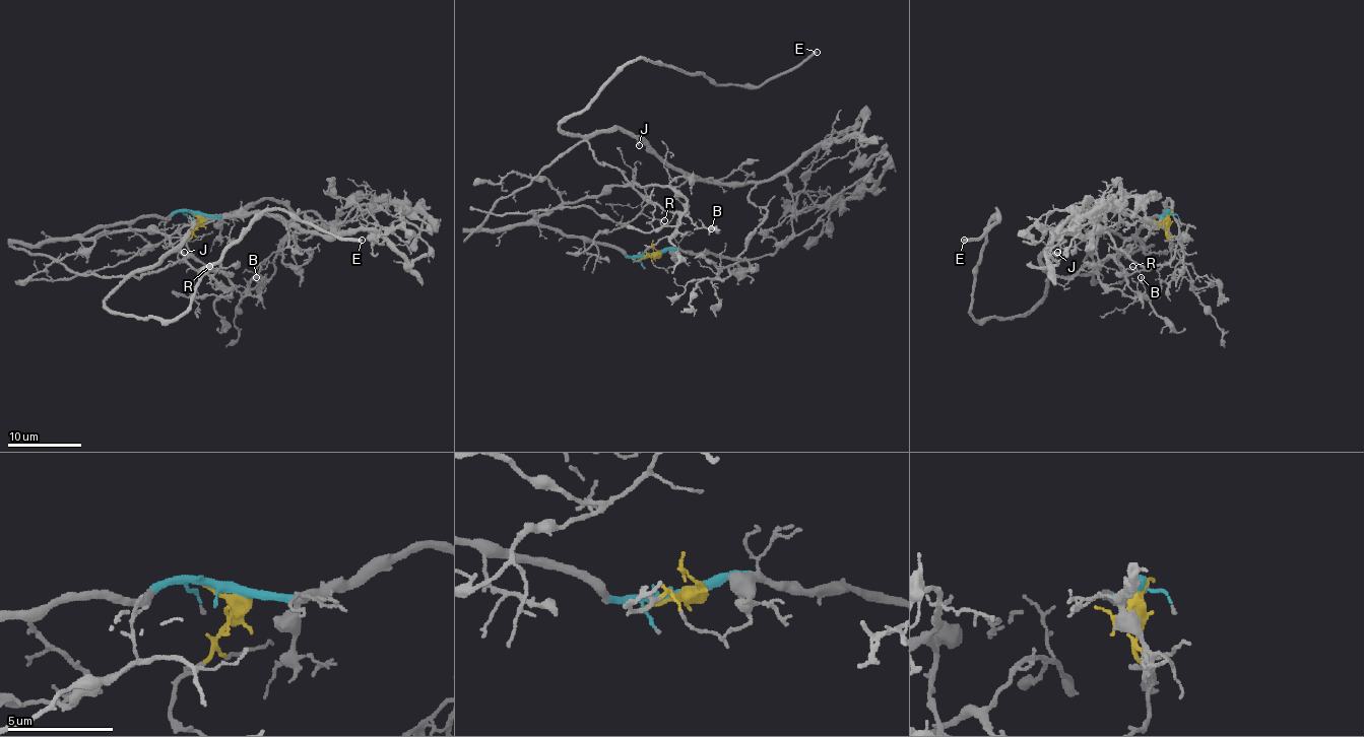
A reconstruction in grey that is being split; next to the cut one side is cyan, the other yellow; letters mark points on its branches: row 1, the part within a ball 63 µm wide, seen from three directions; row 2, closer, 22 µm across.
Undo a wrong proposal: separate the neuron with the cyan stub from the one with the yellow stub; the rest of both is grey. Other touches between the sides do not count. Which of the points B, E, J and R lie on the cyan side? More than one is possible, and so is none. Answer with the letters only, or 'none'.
none

